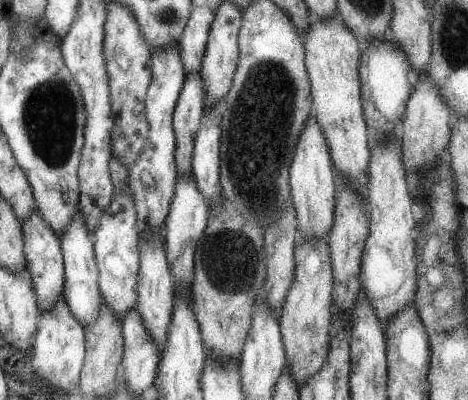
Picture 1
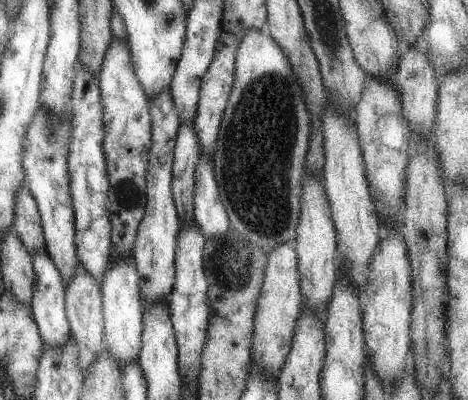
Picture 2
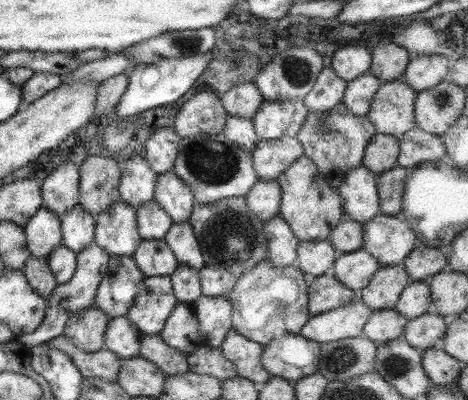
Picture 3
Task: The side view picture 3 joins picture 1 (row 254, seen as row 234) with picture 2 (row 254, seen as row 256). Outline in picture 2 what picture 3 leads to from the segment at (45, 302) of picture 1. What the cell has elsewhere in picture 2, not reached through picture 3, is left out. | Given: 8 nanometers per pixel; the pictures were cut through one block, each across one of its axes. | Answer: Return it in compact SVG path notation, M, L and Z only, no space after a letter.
M39 250L33 256L33 302L31 302L31 316L37 322L37 328L41 332L41 340L45 346L51 348L61 348L67 340L67 334L71 334L67 316L65 316L65 284L63 284L63 276L57 270L57 266L51 262L51 258L47 256L47 250Z

